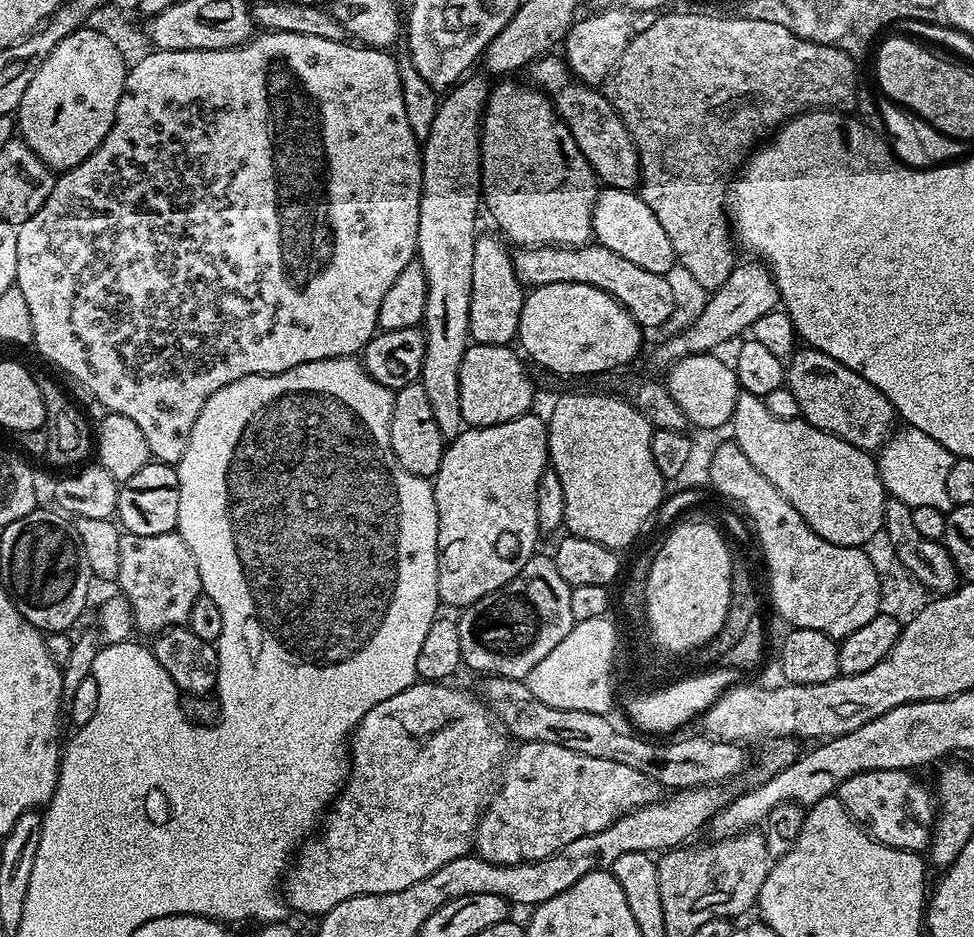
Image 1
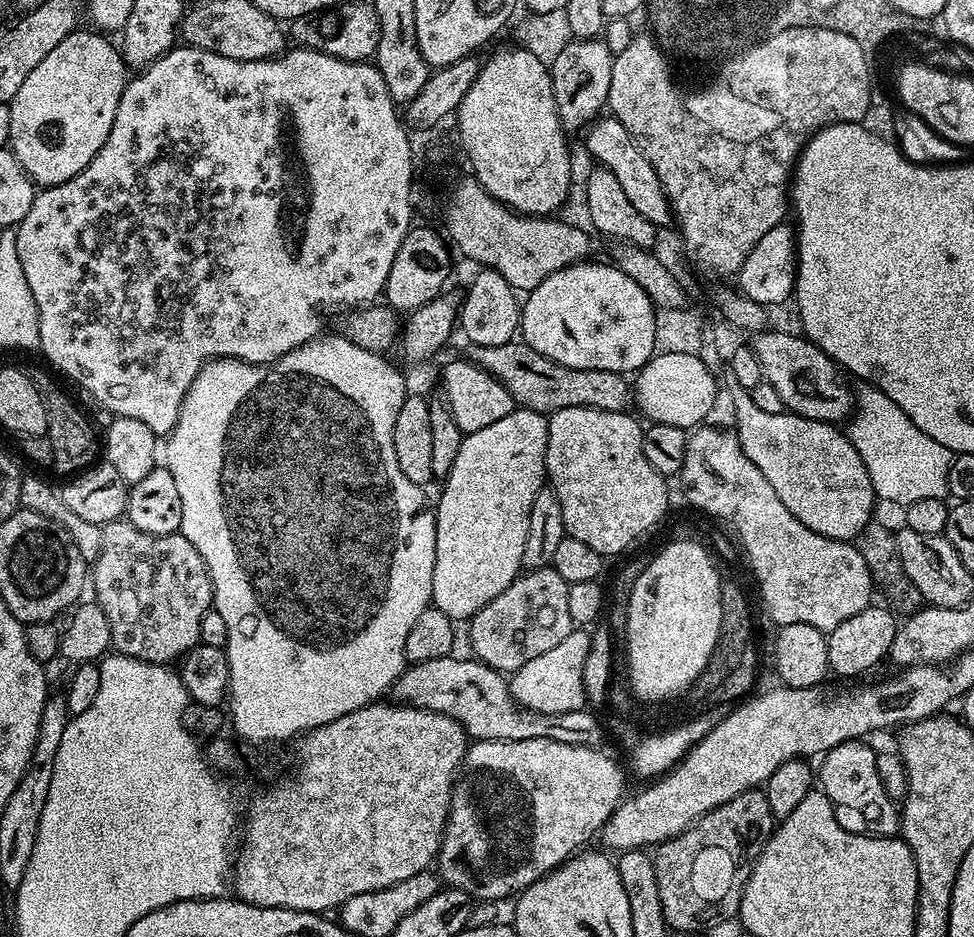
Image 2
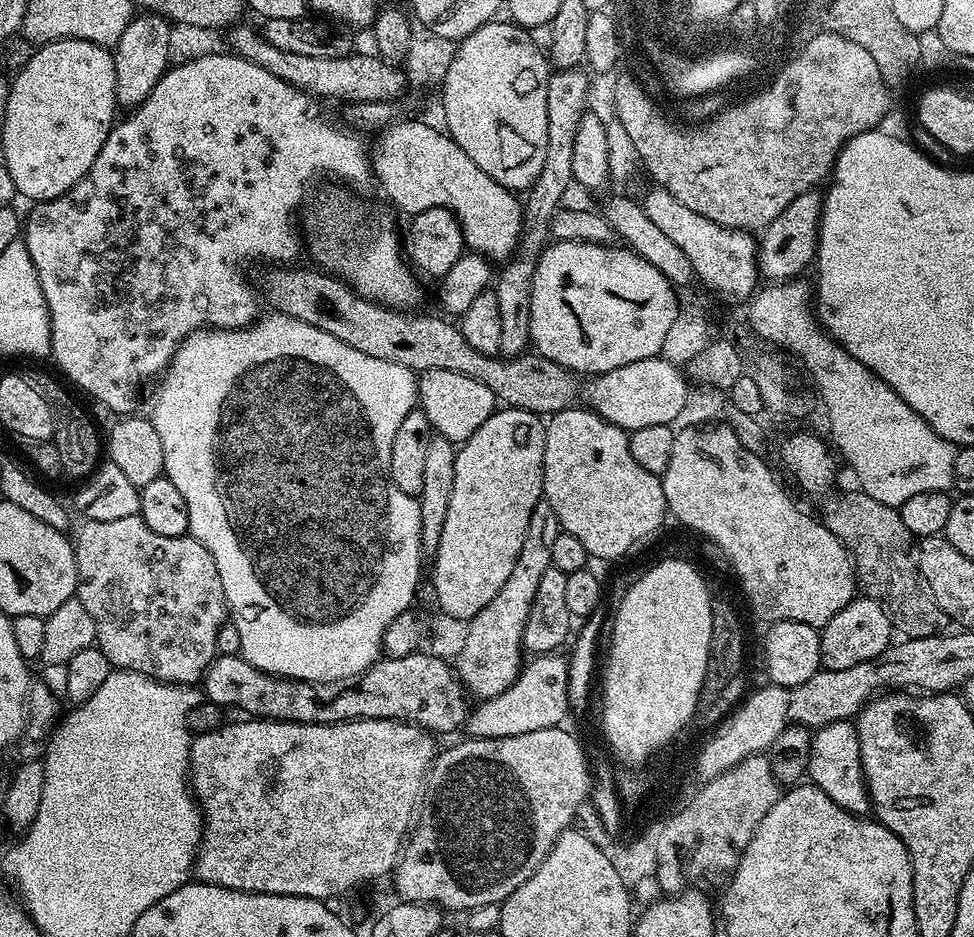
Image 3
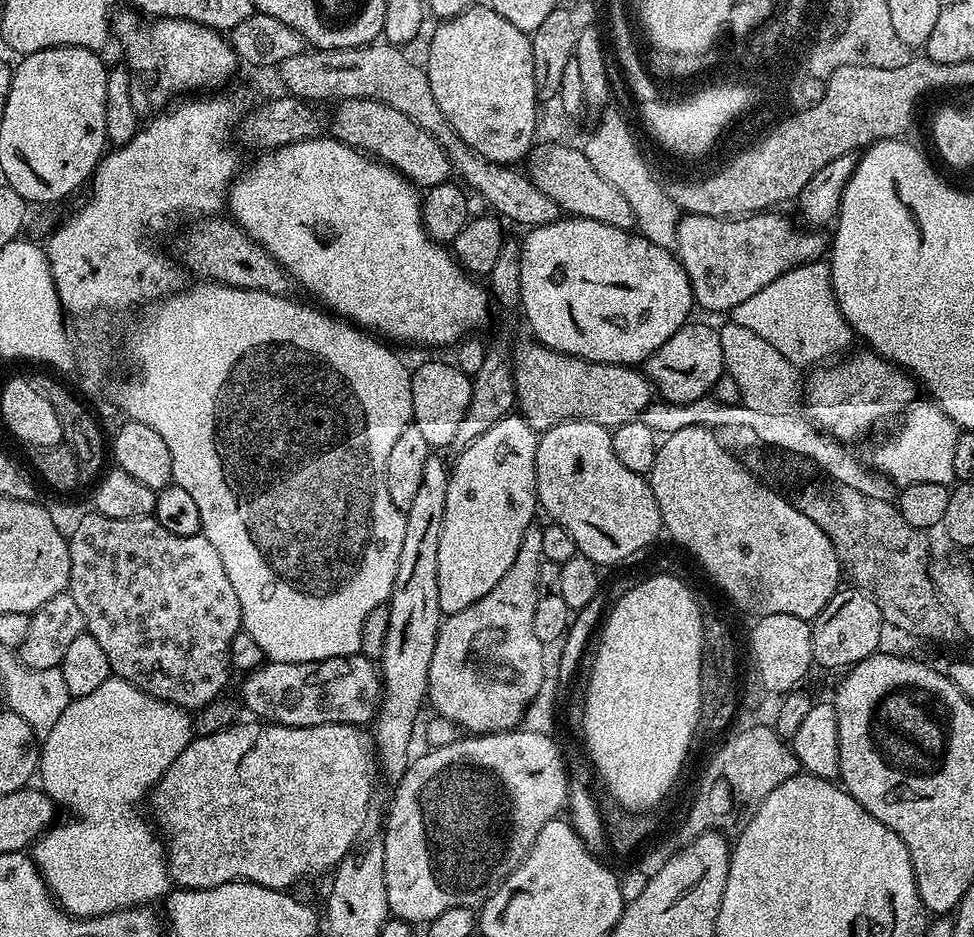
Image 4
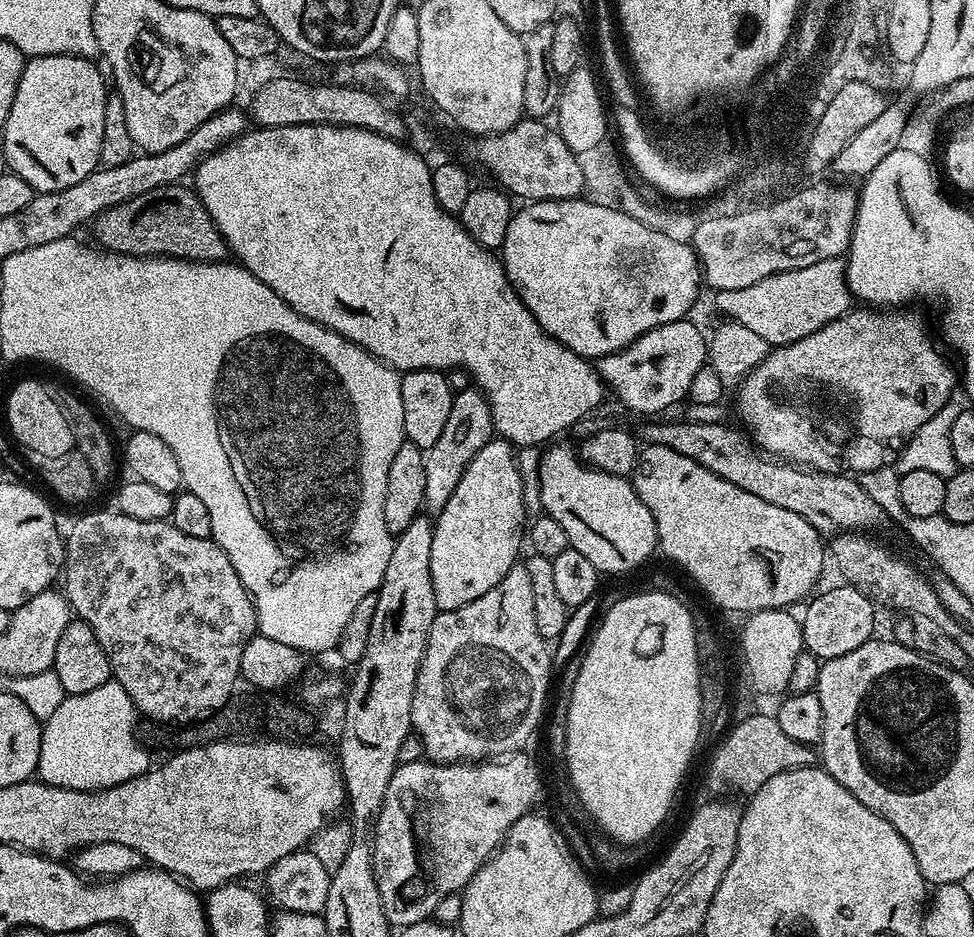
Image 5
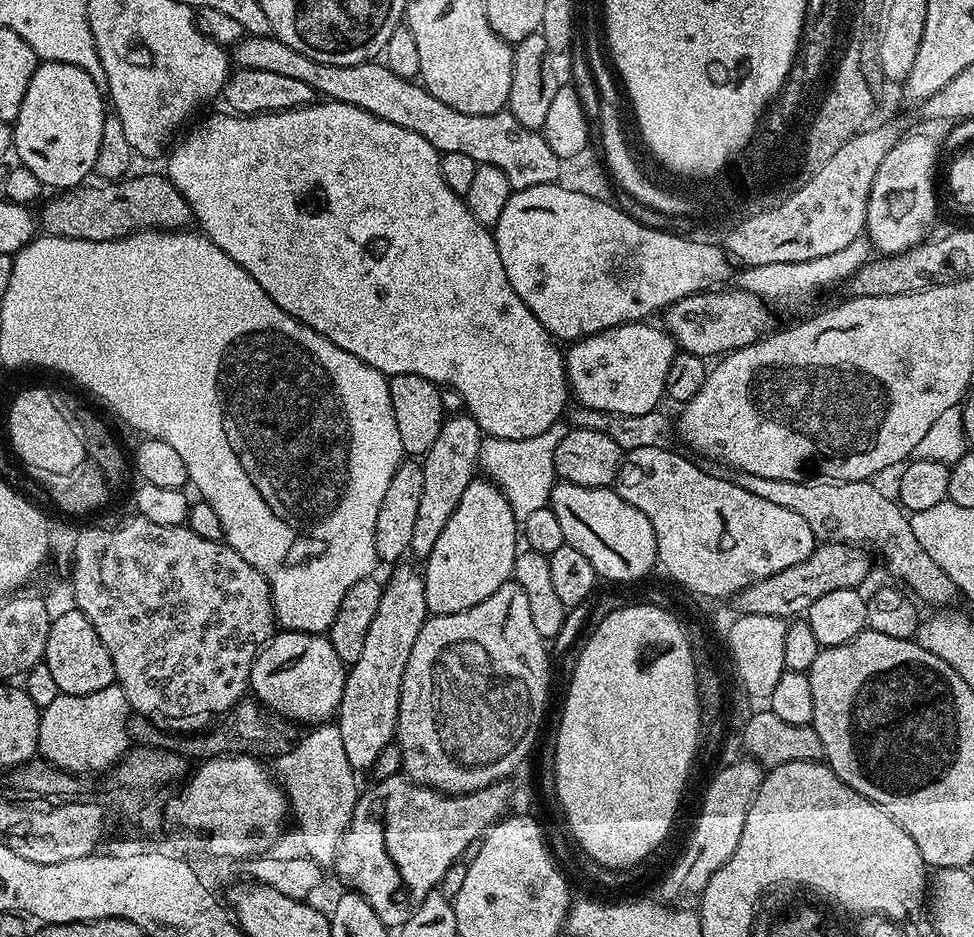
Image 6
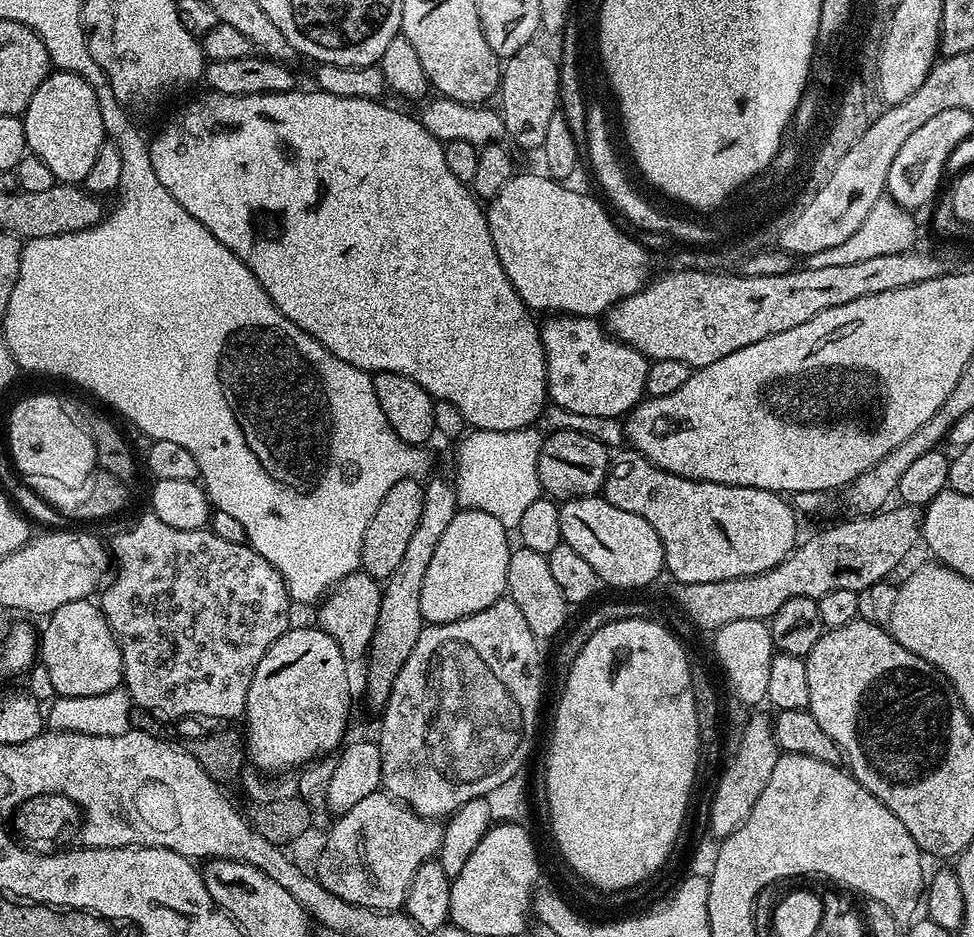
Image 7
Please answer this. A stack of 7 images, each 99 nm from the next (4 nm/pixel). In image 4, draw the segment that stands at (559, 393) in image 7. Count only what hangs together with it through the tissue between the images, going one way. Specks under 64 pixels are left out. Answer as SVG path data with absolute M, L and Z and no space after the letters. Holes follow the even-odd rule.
M689 323L680 328L658 350L648 357L642 371L661 401L669 404L686 404L709 395L718 378L725 375L720 333L708 324Z

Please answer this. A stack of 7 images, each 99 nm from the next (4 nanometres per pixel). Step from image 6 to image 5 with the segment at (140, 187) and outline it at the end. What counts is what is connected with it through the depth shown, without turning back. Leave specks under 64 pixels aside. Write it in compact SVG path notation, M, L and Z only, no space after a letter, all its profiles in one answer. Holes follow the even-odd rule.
M183 183L168 184L101 212L91 225L96 235L95 243L101 249L119 252L121 256L173 256L175 260L223 261L230 252L228 243L222 238L200 197L191 187L184 187Z

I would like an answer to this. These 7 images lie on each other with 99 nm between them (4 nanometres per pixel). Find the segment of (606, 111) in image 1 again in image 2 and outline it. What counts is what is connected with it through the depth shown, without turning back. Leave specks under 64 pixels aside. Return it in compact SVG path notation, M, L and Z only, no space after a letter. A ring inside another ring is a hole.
M611 114L601 115L592 121L586 129L584 144L590 155L596 159L595 163L601 168L610 170L614 178L622 185L626 198L634 205L634 210L646 218L646 222L657 226L668 226L673 223L672 208L668 205L668 195L664 187L658 182L658 174L654 174L654 166L650 166L650 158L642 154L642 150L634 142L634 138Z

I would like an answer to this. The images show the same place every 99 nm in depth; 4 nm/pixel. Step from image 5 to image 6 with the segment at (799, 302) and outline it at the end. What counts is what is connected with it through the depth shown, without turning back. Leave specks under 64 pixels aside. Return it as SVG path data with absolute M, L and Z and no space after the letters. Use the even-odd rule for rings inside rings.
M859 238L826 258L810 262L770 262L770 266L745 267L744 272L737 271L734 284L737 289L760 297L765 302L772 300L792 300L795 296L804 296L807 292L820 292L823 288L832 288L835 284L851 281L853 274L867 264L870 259L870 244L867 239Z

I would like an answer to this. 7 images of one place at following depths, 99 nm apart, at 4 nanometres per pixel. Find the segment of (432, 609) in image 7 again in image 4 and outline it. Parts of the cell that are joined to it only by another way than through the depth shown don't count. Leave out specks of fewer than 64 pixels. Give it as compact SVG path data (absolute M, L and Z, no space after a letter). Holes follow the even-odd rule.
M509 414L494 422L486 434L470 442L451 465L446 490L446 518L442 522L442 538L438 538L438 602L444 616L474 606L478 598L486 598L502 574L510 570L510 562L518 555L526 530L538 516L536 498L536 441L538 433L519 414Z

